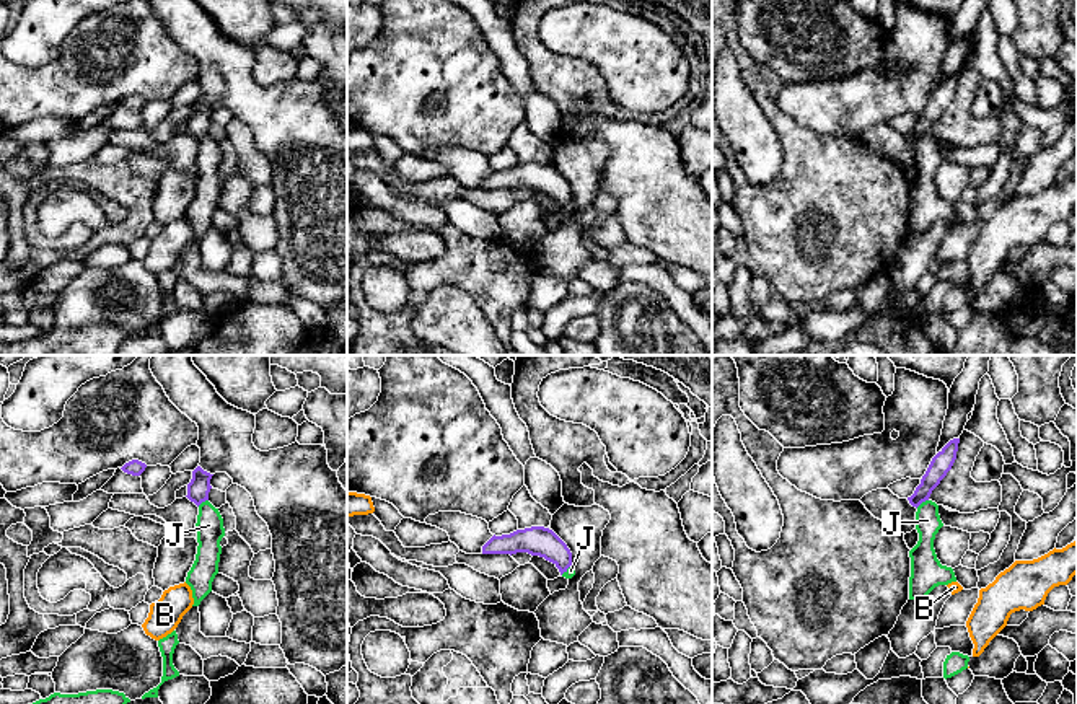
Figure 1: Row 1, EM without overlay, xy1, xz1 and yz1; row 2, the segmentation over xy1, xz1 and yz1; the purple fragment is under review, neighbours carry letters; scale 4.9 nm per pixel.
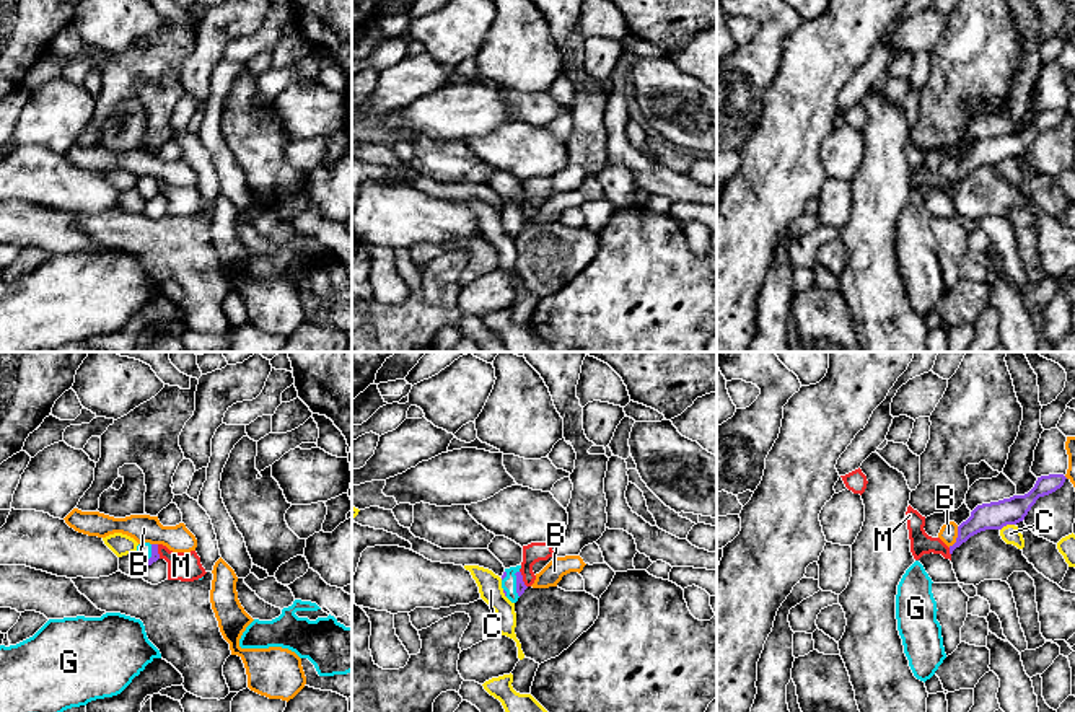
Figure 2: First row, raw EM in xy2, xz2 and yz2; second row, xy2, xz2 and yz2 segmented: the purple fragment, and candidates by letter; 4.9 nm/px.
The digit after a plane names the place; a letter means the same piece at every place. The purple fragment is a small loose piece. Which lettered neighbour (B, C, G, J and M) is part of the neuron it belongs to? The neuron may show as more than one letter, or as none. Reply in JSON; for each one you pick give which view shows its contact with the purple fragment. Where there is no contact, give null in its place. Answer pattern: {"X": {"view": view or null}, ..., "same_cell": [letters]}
{"G": {"view": "xy2"}, "same_cell": ["G"]}

